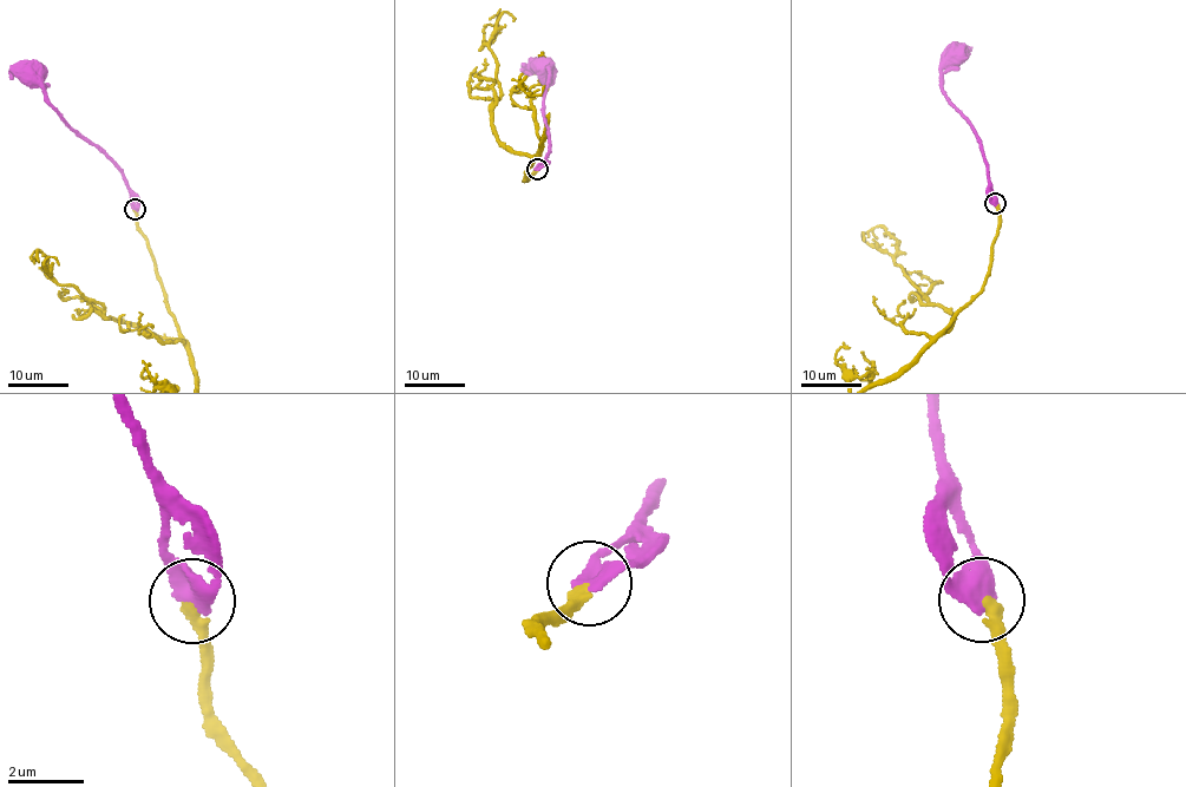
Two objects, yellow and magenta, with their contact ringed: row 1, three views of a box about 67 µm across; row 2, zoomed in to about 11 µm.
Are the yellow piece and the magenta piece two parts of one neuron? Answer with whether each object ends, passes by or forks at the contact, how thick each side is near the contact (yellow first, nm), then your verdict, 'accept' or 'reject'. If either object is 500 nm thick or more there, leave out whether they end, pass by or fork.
yellow ends there; magenta passes by; 320 nm thick on the yellow side, 340 nm on the other; accept

